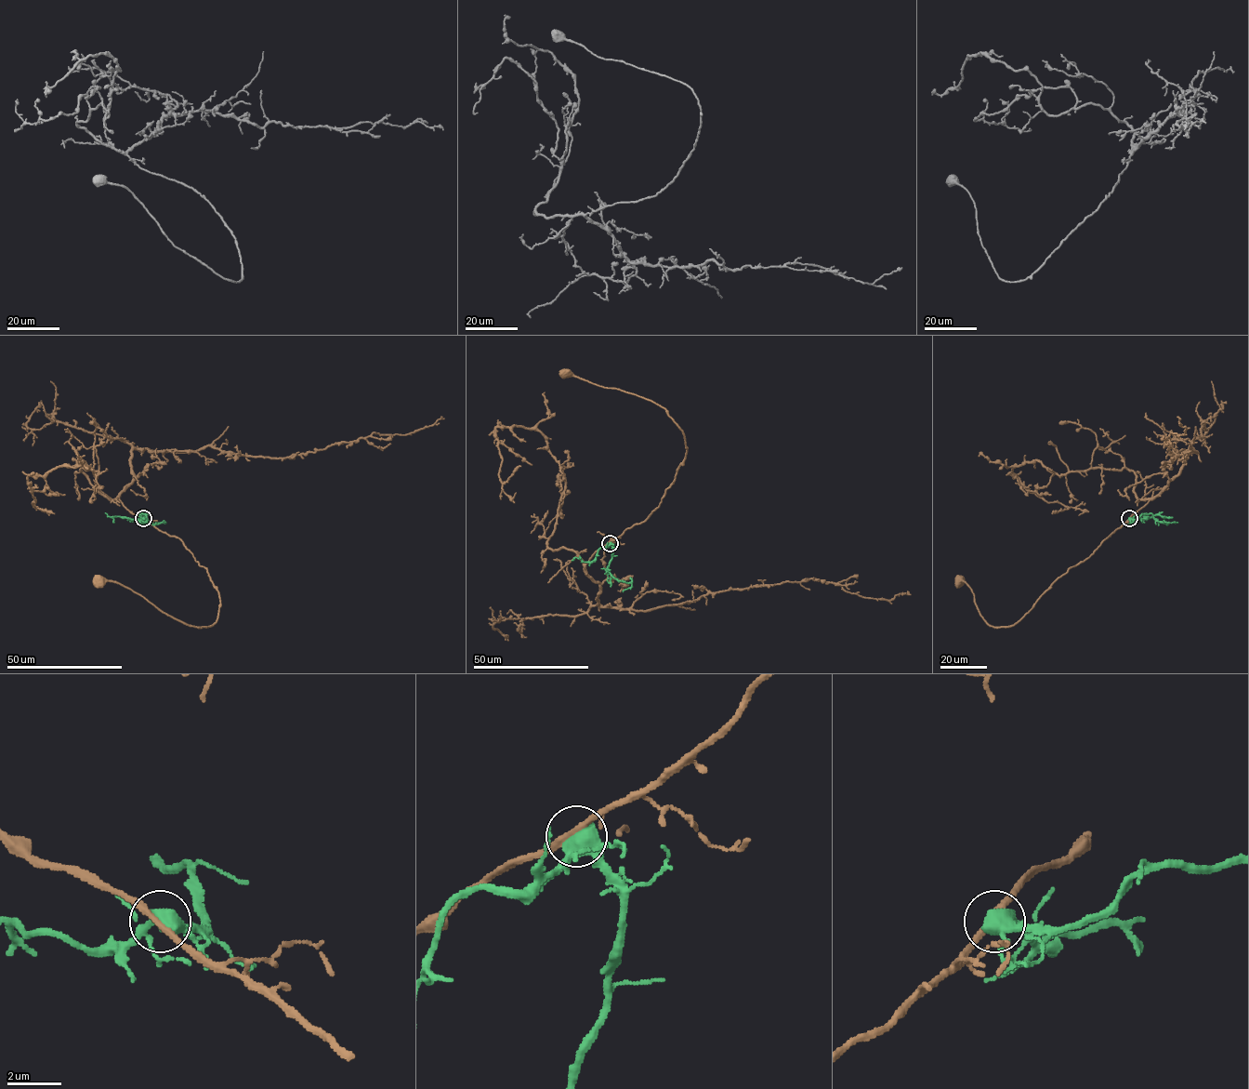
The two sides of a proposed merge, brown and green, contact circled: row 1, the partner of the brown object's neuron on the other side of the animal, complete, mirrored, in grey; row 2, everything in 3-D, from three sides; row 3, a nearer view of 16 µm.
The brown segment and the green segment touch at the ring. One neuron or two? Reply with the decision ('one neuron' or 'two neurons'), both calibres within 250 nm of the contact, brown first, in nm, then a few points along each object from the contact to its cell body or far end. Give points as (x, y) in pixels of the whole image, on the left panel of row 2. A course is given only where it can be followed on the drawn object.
two neurons | 200/500 nm | brown via (142, 518), (177, 537), (206, 569), (220, 602), (216, 621), (189, 626), (130, 589), (99, 580) | green via (142, 518), (147, 519), (145, 513), (141, 515), (144, 522), (156, 522)

